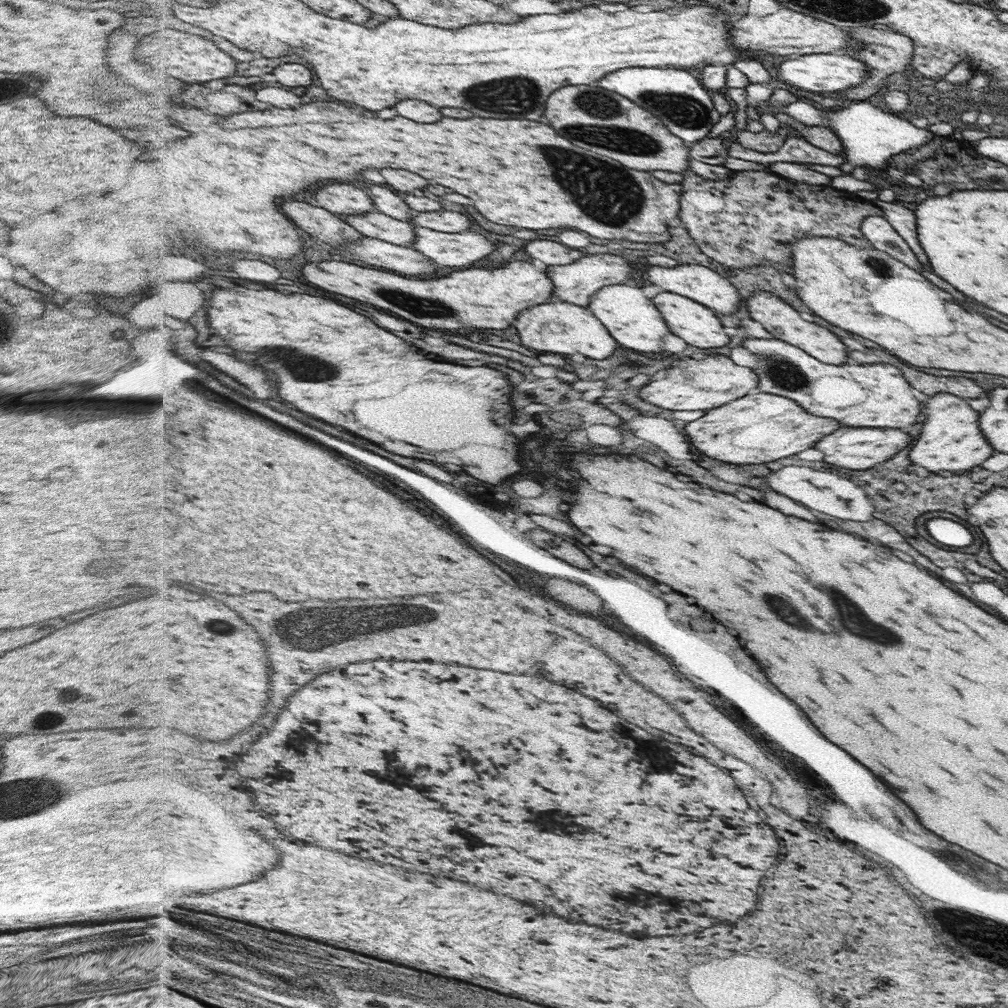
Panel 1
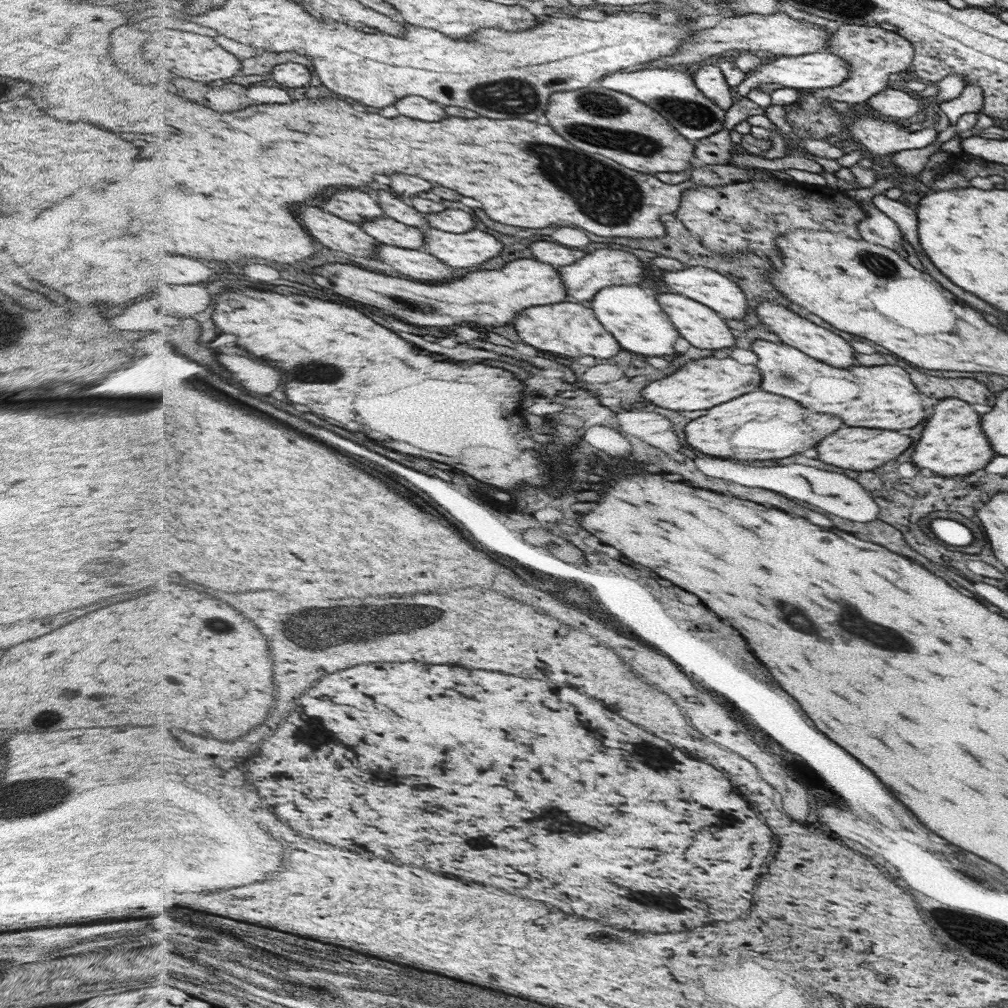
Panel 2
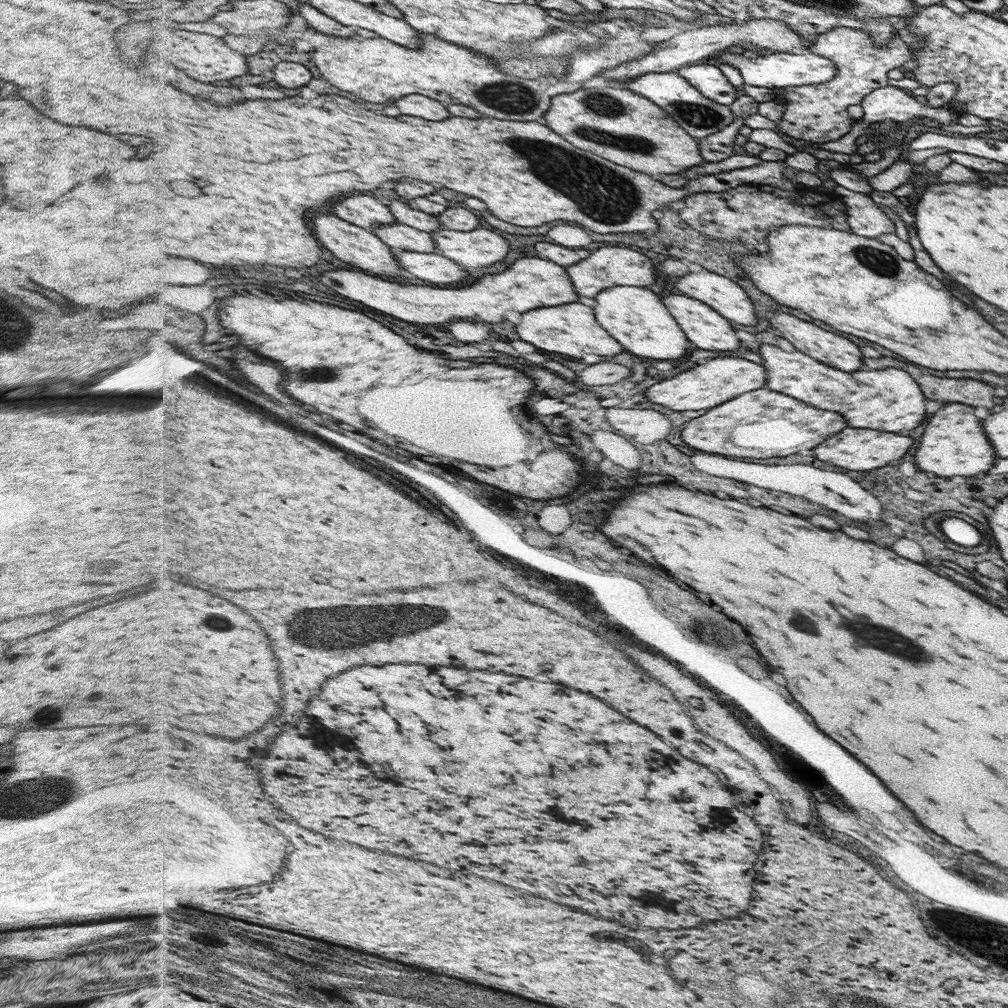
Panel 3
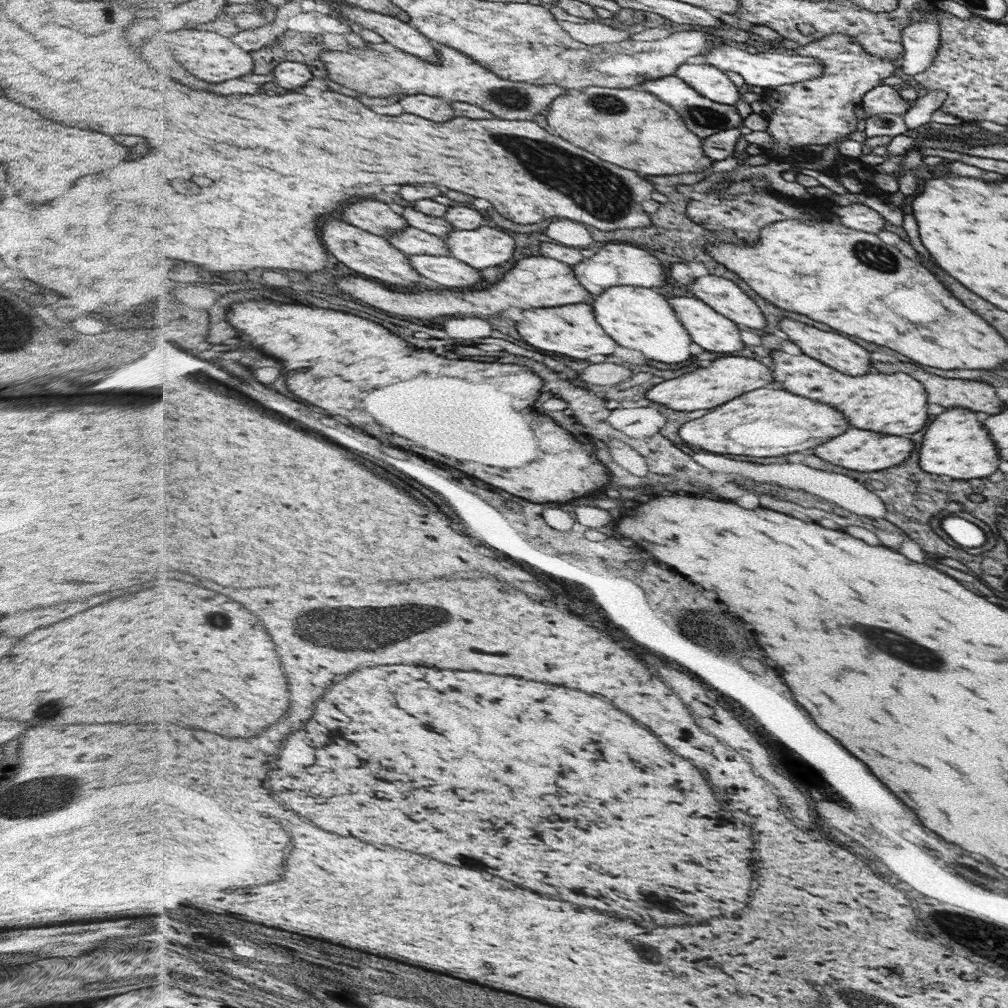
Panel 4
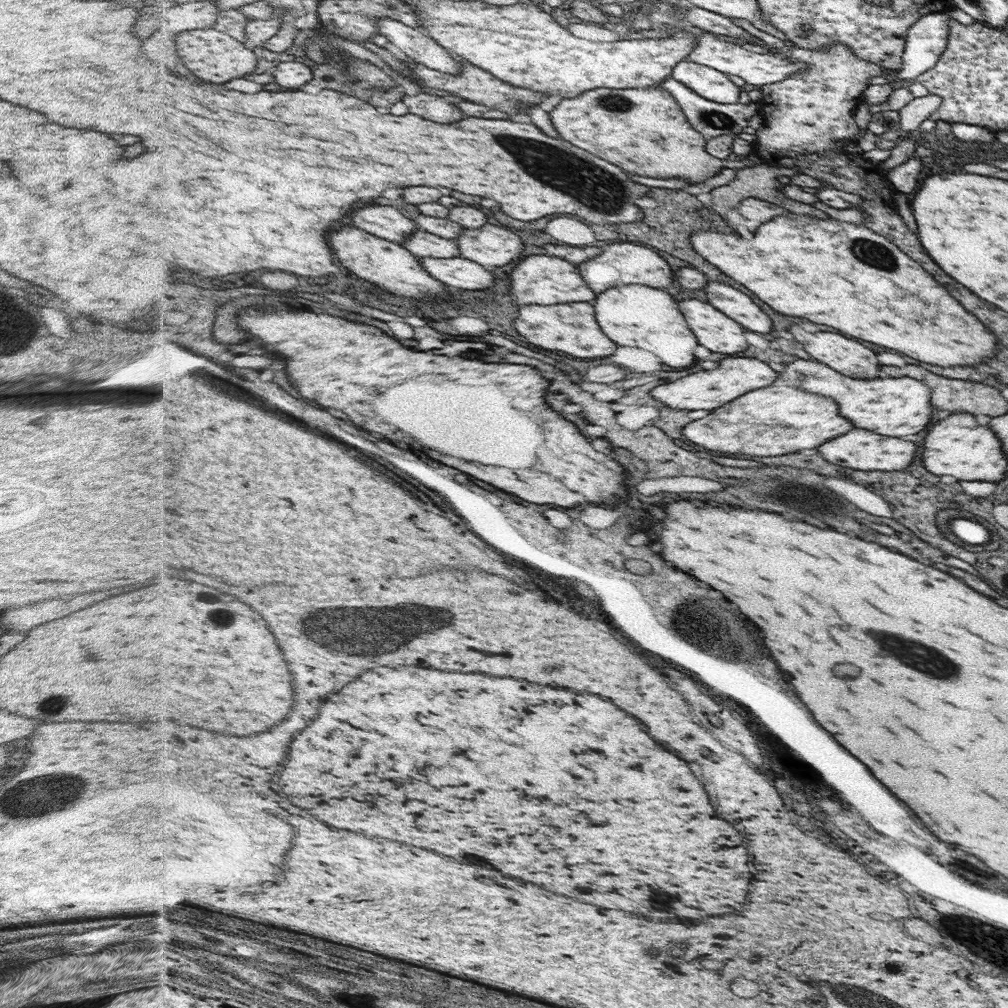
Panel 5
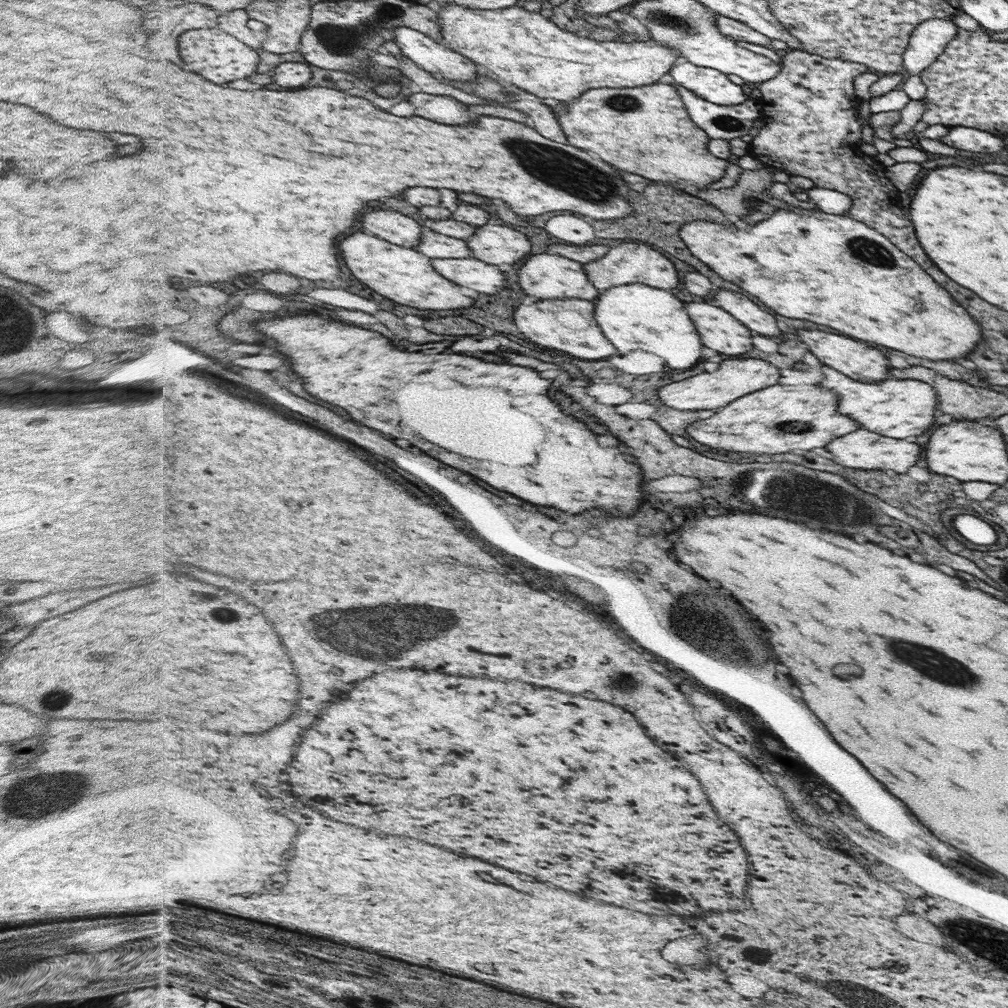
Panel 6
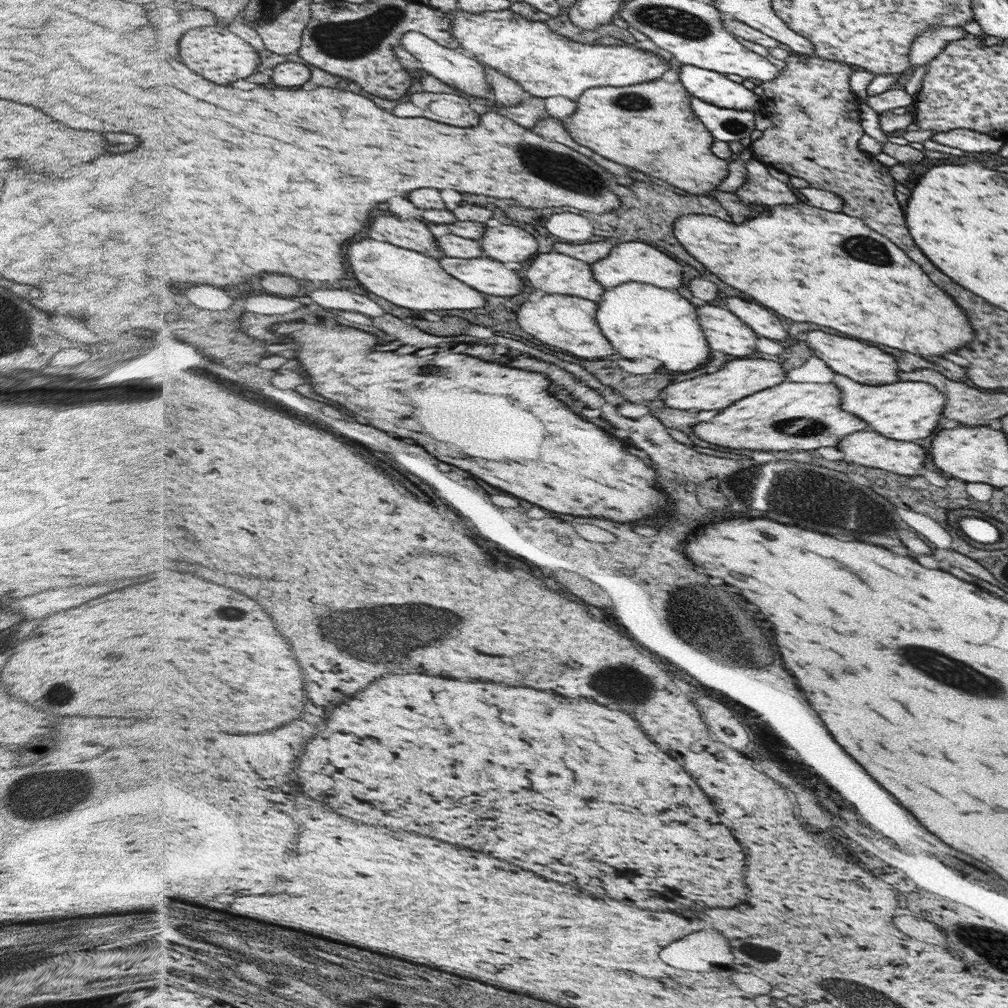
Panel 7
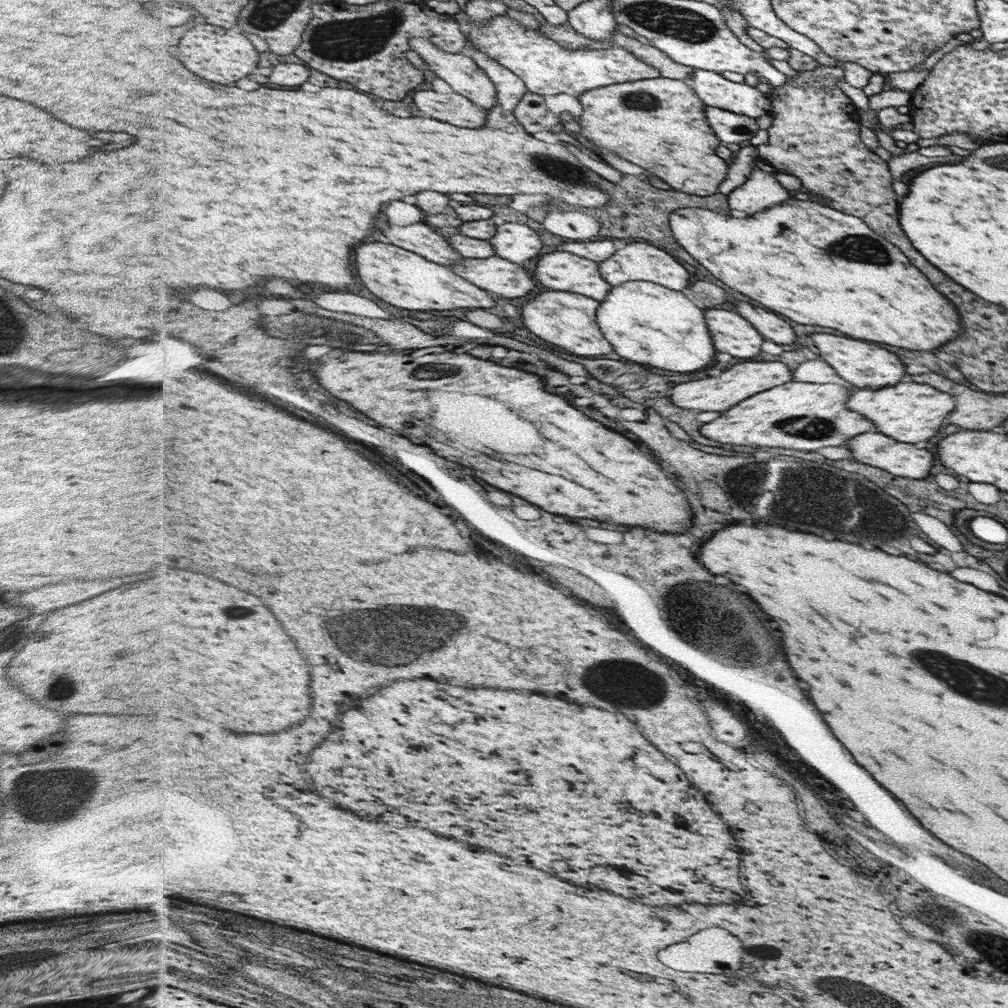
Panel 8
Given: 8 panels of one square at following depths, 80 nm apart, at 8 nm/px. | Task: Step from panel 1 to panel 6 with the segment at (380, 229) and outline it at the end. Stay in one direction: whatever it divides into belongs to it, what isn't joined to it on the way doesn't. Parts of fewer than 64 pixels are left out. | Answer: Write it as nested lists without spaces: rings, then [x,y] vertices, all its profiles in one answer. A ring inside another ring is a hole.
[[[428,230],[424,234],[422,233],[420,242],[415,248],[430,259],[473,256],[468,241],[458,237],[444,236],[434,231],[428,232]]]

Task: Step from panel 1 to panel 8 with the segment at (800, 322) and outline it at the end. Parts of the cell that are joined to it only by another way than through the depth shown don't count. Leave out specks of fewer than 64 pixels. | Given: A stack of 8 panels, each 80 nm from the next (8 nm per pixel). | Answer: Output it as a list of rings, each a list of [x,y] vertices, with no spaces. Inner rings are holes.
[[[812,334],[810,336],[816,344],[815,348],[820,350],[822,358],[838,372],[838,376],[842,376],[844,380],[848,380],[850,384],[858,386],[858,388],[884,388],[884,386],[894,386],[898,382],[902,382],[902,378],[906,376],[904,372],[904,364],[900,362],[900,358],[884,348],[878,348],[870,342],[862,342],[862,340],[852,340],[852,338],[840,338],[840,336],[830,336],[830,334]]]

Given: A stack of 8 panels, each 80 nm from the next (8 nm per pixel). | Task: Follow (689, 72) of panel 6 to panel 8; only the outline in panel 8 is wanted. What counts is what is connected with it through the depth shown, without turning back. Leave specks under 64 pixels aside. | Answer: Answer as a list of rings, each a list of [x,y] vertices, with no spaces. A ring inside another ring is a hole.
[[[693,69],[688,83],[708,106],[741,113],[754,120],[770,114],[771,104],[766,93],[754,86],[730,81],[720,73]]]

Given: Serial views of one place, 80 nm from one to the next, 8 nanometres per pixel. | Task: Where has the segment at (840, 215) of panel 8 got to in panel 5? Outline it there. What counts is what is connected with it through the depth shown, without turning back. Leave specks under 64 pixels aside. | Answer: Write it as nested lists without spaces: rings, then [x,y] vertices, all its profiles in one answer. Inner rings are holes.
[[[789,213],[786,216],[777,216],[769,222],[762,224],[755,232],[753,239],[744,239],[736,232],[716,232],[715,230],[695,230],[689,238],[693,249],[698,255],[703,256],[710,264],[716,266],[721,271],[724,271],[730,278],[740,282],[742,286],[745,286],[748,290],[752,290],[759,300],[764,300],[766,304],[770,304],[774,310],[782,312],[782,314],[788,314],[788,316],[802,316],[816,322],[816,324],[826,324],[826,326],[832,326],[836,328],[838,332],[842,332],[844,336],[854,336],[858,340],[866,340],[866,342],[872,342],[872,344],[878,344],[878,346],[886,346],[886,348],[892,348],[892,350],[898,350],[898,352],[904,352],[906,356],[910,358],[916,358],[916,360],[922,360],[922,362],[928,362],[928,364],[936,364],[936,366],[942,366],[942,368],[948,368],[948,366],[974,366],[974,364],[983,364],[988,358],[992,358],[998,355],[998,336],[992,334],[991,330],[988,330],[976,316],[972,316],[970,312],[966,312],[966,308],[962,308],[962,304],[952,298],[948,294],[948,290],[938,284],[918,262],[914,262],[912,258],[908,258],[902,250],[898,250],[892,240],[886,239],[881,233],[874,232],[862,224],[852,224],[851,222],[842,222],[834,218],[816,218],[808,214],[796,214]]]

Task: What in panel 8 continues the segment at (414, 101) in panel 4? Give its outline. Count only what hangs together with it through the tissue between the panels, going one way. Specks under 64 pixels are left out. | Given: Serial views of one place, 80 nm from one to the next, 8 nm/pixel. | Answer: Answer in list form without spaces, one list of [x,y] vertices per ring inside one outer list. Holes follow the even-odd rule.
[[[433,89],[419,90],[412,96],[414,104],[424,112],[424,116],[458,124],[460,128],[480,128],[488,118],[486,110],[454,91],[443,94]]]

